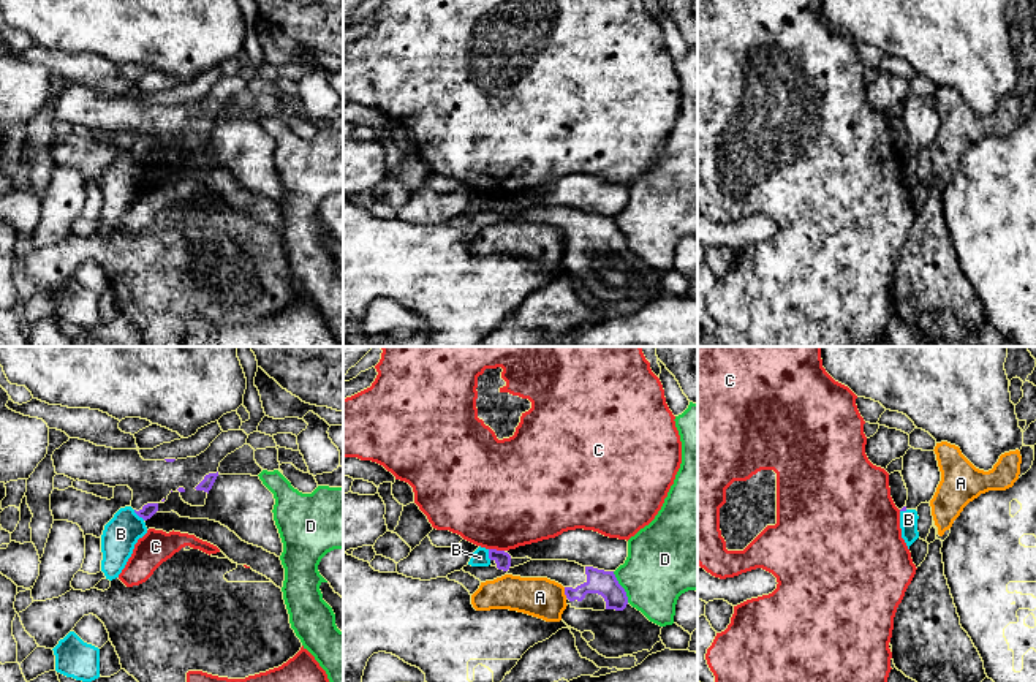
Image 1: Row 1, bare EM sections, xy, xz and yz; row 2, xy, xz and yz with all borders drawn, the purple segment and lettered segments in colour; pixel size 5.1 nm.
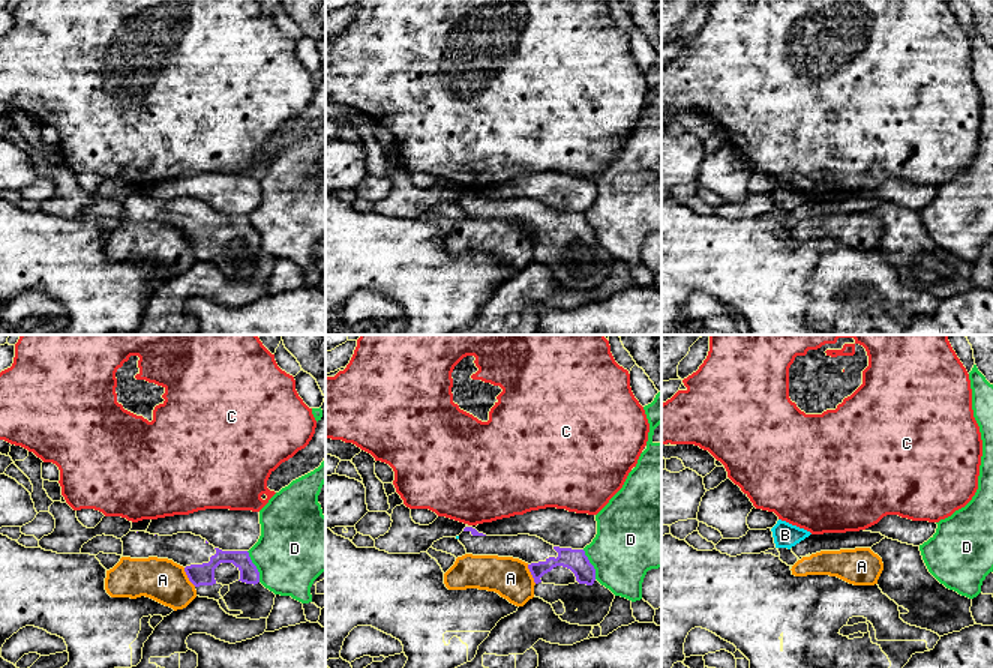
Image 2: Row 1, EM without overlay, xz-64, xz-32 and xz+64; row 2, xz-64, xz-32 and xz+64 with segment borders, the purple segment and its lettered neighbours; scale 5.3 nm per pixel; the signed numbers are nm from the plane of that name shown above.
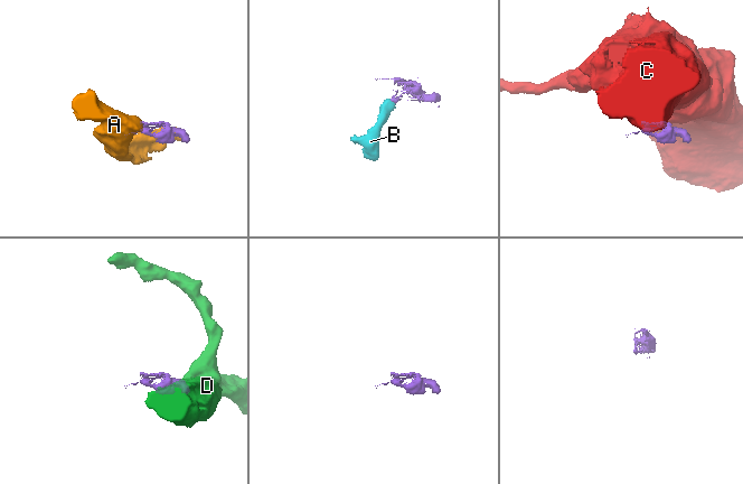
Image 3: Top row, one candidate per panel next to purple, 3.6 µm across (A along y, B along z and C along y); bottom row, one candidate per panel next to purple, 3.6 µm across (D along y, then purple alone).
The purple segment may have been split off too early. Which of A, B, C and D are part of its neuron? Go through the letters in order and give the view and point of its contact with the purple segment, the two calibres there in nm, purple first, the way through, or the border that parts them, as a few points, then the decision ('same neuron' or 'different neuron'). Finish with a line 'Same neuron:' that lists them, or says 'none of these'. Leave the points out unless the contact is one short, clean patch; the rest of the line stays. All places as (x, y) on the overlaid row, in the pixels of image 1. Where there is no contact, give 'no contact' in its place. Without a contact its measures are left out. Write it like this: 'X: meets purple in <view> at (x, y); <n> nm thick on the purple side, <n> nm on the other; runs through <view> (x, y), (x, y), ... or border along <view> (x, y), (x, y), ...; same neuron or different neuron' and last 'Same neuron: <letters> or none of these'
A: meets purple in xz at (565, 592); 130 nm thick on the purple side, 200 nm on the other; different neuron
B: meets purple in xy at (139, 516); 70 nm thick on the purple side, 180 nm on the other; border along xy (133, 510), (144, 519); different neuron
C: meets purple in xz at (495, 549); 80 nm thick on the purple side, 500 nm on the other; border along xz (489, 548), (503, 551); different neuron
D: meets purple in xz at (622, 587); 130 nm thick on the purple side, 380 nm on the other; border along xz (612, 572), (628, 602); different neuron
Same neuron: none of these

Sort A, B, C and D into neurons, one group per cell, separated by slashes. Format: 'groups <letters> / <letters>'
groups A / B / C / D

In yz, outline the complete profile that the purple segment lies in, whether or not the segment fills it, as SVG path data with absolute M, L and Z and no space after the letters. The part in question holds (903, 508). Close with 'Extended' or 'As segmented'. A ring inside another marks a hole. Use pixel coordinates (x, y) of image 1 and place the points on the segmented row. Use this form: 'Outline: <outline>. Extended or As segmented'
Outline: M909 448L903 456L902 476L908 489L908 500L900 511L917 510L921 503L930 503L941 481L935 451Z. Extended

